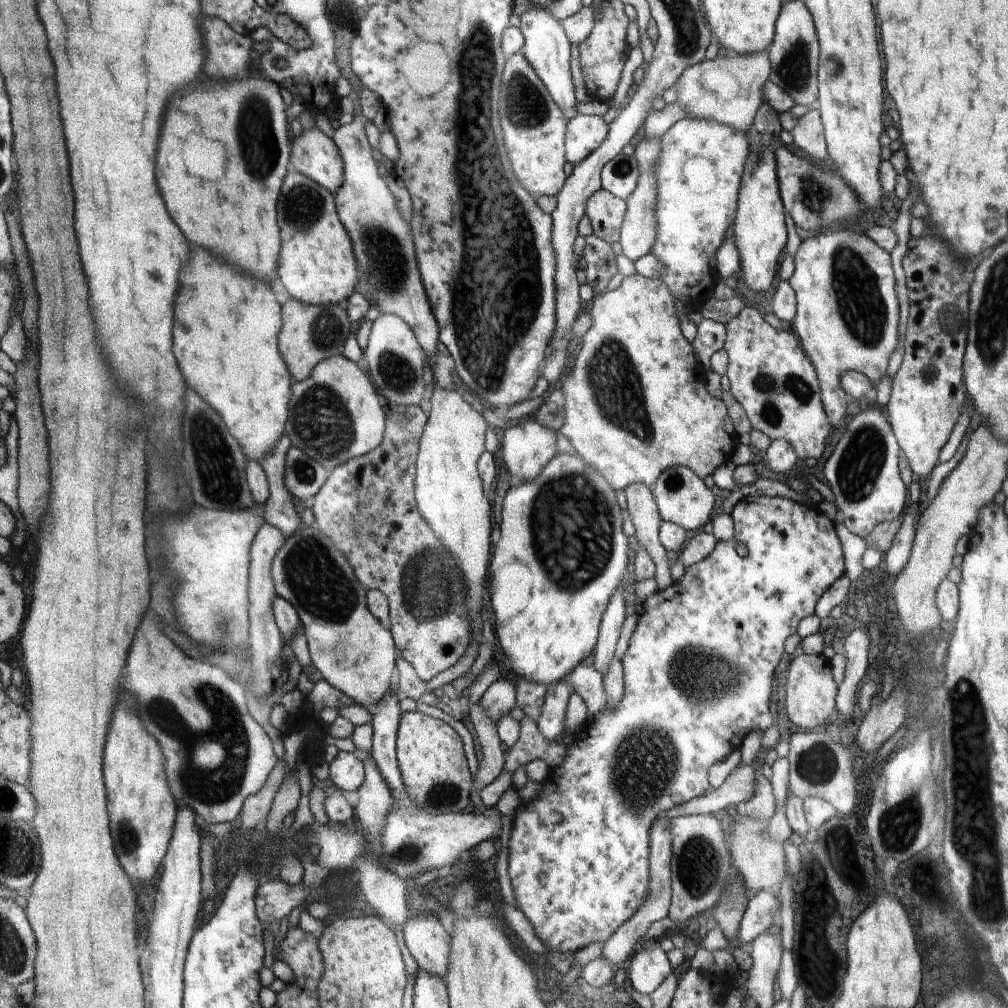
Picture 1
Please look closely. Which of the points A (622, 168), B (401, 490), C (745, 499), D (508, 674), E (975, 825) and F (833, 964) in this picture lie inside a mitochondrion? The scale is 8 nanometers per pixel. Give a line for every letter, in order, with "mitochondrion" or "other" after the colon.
A: mitochondrion
B: other
C: other
D: other
E: mitochondrion
F: other

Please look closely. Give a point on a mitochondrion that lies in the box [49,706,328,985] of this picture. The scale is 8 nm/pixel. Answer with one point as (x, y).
(128, 833)

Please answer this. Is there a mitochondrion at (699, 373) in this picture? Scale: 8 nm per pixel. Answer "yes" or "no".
no

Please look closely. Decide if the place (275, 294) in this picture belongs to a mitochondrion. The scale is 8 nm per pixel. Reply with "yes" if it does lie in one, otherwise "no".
no

